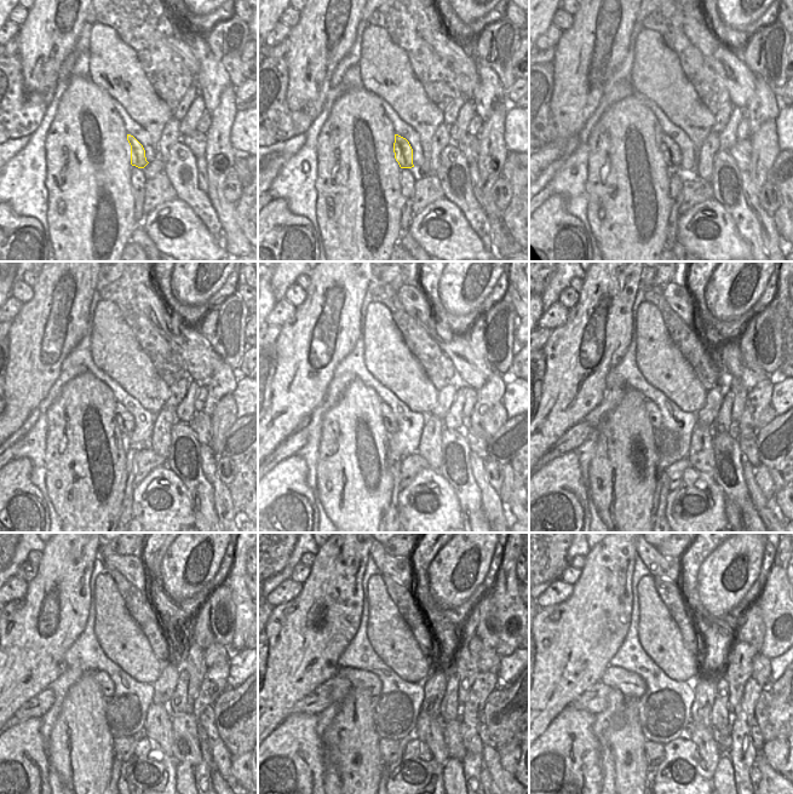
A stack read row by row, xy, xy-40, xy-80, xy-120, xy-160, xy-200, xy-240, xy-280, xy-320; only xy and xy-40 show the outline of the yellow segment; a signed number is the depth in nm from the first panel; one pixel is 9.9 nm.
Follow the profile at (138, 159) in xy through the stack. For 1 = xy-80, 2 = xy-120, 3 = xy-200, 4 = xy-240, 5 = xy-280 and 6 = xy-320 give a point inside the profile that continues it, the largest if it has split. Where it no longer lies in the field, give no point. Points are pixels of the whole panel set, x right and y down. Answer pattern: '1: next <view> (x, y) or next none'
1: next xy-80 (670, 149)
2: next xy-120 (125, 420)
3: next xy-200 (653, 412)
4: next xy-240 (105, 684)
5: next xy-280 (358, 678)
6: next xy-320 (630, 684)

